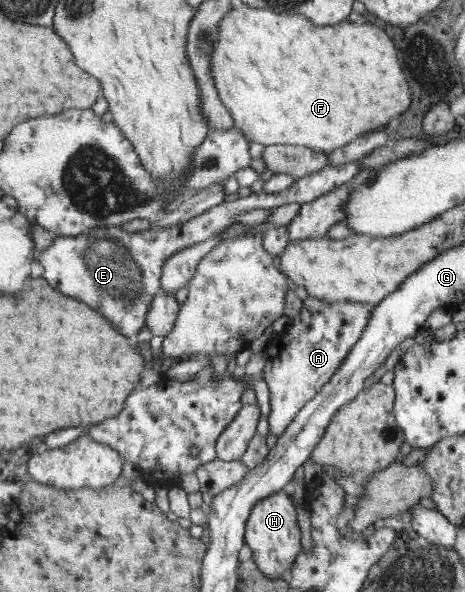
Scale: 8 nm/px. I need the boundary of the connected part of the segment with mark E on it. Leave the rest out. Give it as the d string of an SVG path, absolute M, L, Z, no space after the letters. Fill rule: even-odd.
M353 161L343 166L328 164L319 172L309 174L296 180L289 190L278 194L252 193L235 201L223 202L219 206L192 218L183 225L173 228L151 227L133 234L123 230L120 226L97 226L89 233L77 238L73 236L54 236L53 246L46 252L37 254L37 260L43 266L43 274L47 280L69 294L71 298L81 298L95 310L101 310L109 320L113 320L119 330L127 336L137 334L143 326L148 326L149 309L152 308L153 299L161 292L161 280L164 273L165 262L179 250L209 240L231 225L237 223L238 214L263 208L272 210L284 204L299 202L305 204L336 190L339 186L347 184L359 170L359 162ZM99 302L105 302L99 306Z

